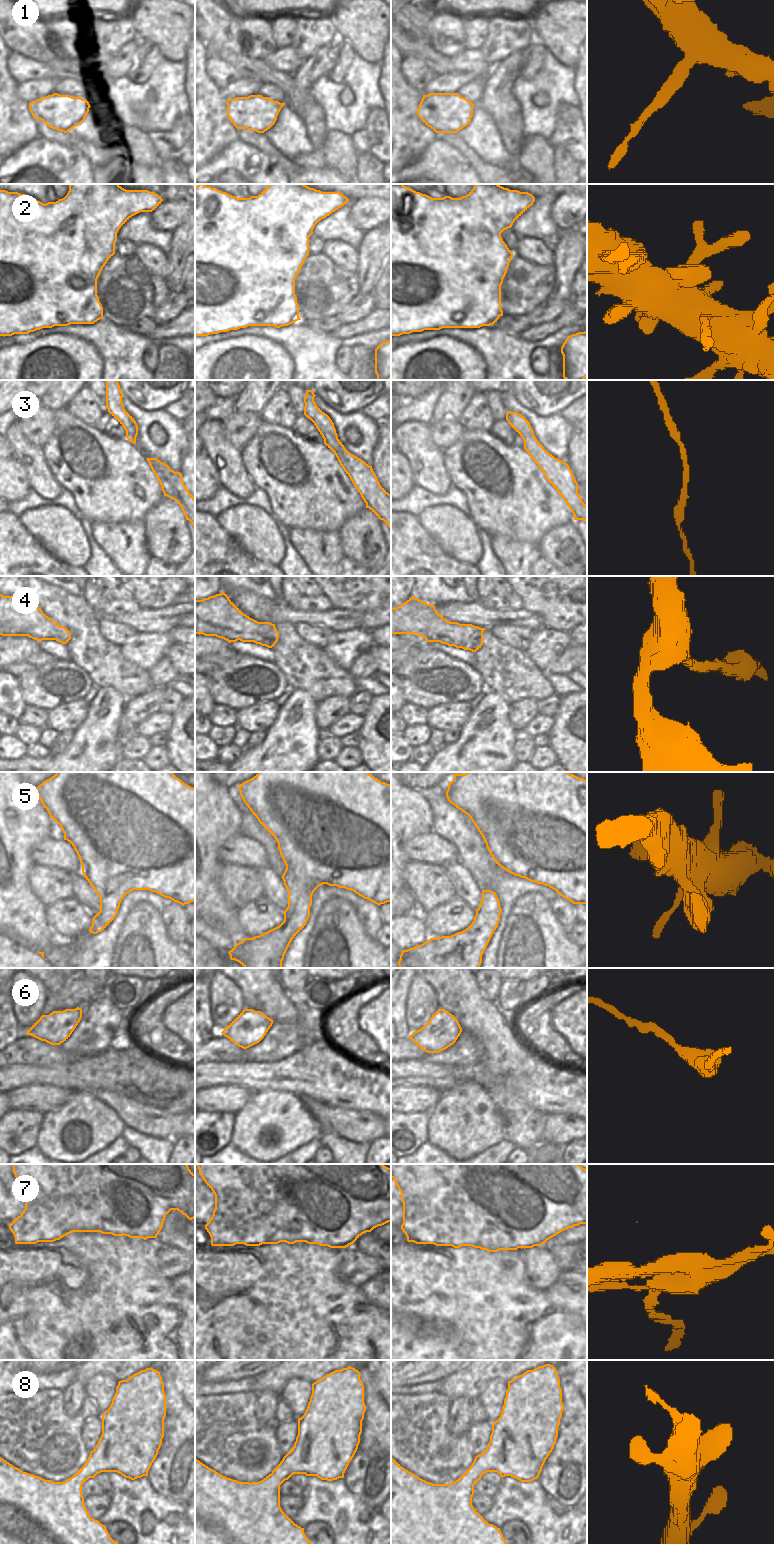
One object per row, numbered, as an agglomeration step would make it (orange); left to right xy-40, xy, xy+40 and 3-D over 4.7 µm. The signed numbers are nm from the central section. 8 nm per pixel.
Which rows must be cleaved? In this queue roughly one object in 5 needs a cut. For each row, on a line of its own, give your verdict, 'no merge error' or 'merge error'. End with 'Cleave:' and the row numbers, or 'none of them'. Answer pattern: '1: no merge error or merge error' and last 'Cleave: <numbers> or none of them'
1: merge error
2: no merge error
3: no merge error
4: no merge error
5: no merge error
6: no merge error
7: merge error
8: no merge error
Cleave: 1, 7

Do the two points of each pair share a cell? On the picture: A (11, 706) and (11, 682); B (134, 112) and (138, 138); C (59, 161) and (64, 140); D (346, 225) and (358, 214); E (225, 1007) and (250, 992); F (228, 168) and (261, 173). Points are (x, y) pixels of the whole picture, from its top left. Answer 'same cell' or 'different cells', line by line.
A: same cell
B: different cells
C: different cells
D: different cells
E: different cells
F: same cell

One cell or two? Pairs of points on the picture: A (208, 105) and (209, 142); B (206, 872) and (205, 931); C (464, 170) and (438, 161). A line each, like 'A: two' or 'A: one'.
A: one
B: two
C: one

